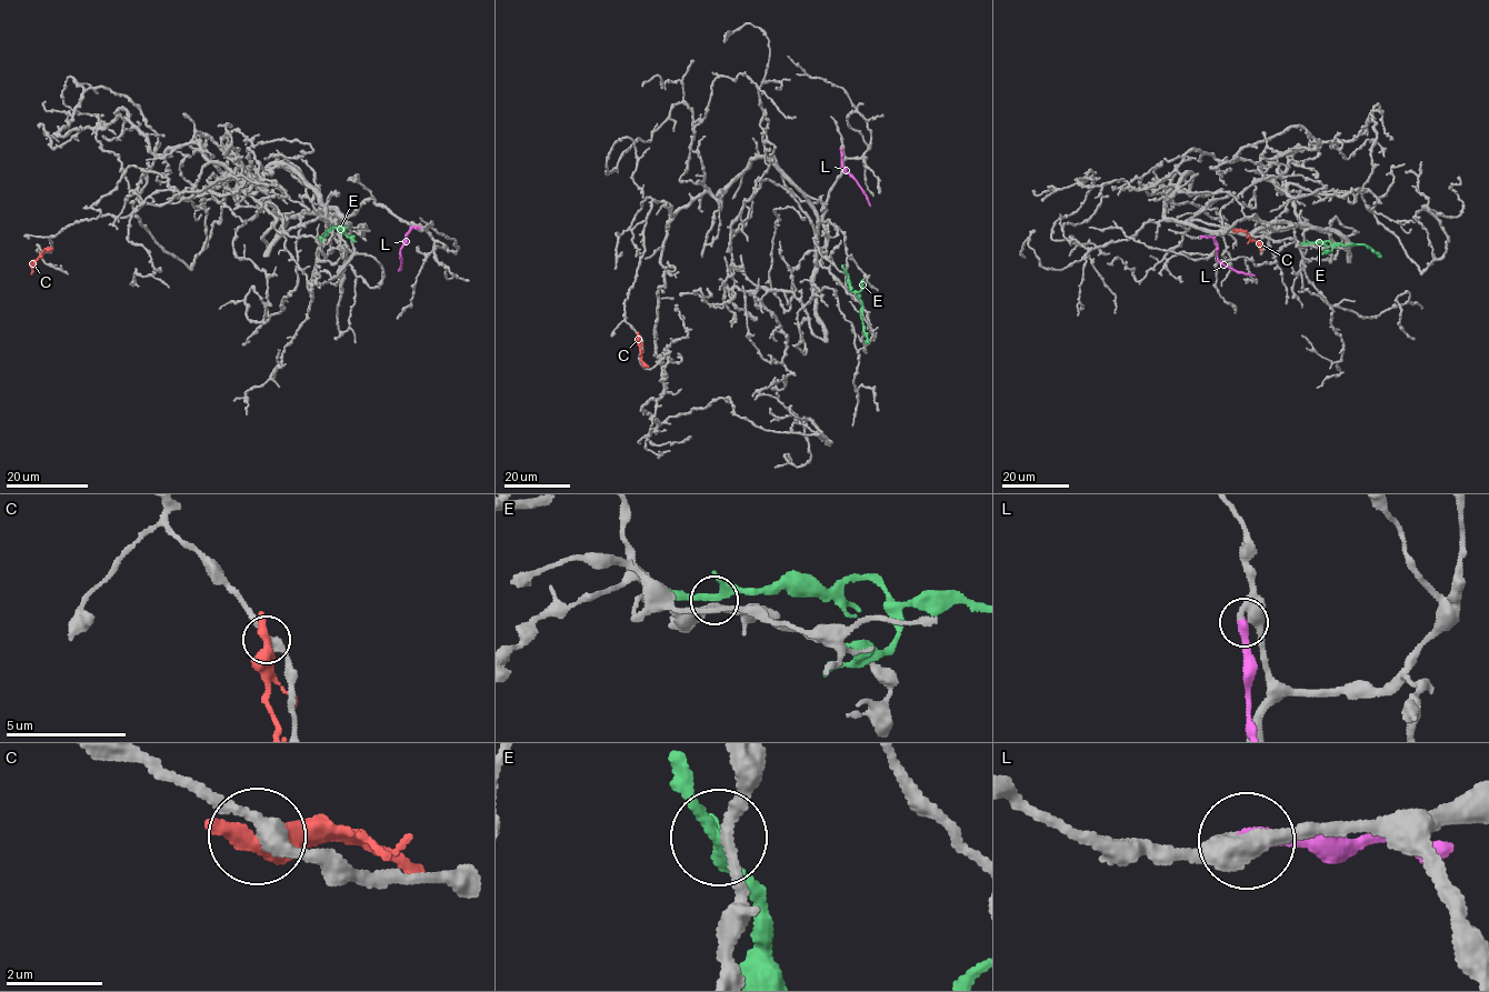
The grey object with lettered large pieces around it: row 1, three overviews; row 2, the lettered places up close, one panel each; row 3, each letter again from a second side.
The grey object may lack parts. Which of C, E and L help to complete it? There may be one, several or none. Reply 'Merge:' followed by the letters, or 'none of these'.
Merge: L

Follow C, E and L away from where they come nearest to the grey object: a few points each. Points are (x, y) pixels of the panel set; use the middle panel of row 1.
C: (638, 336), (641, 360), (648, 367)
E: (845, 270), (849, 289), (862, 303), (861, 320), (869, 343)
L: (840, 148), (846, 171), (870, 206)

